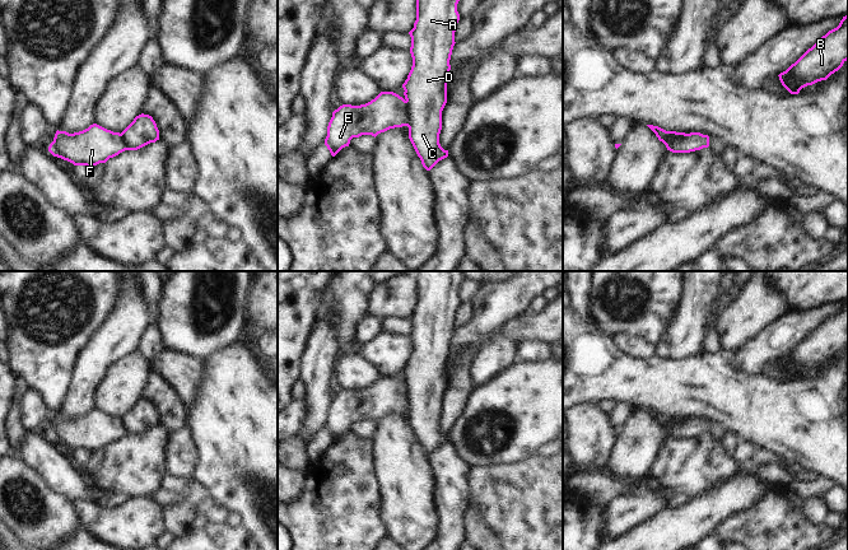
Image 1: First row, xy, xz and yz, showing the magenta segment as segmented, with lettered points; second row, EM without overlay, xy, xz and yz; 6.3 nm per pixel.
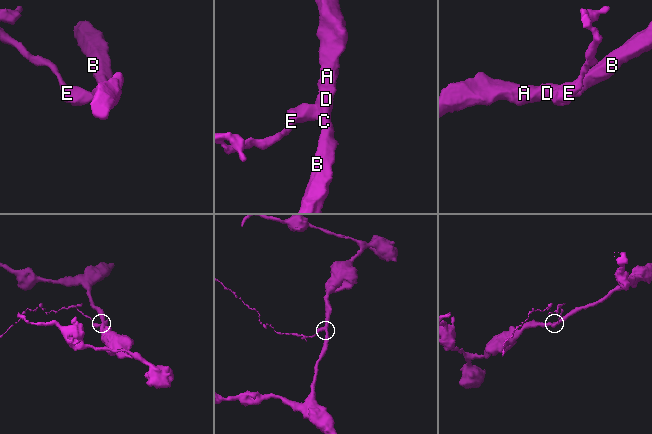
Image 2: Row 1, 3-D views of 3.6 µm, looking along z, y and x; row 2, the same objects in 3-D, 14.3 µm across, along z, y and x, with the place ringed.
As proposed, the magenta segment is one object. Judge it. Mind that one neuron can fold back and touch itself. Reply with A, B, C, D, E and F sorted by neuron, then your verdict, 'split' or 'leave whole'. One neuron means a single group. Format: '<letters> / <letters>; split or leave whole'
A B C D / E F; split

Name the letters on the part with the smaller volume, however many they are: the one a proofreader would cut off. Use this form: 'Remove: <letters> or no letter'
Remove: E, F

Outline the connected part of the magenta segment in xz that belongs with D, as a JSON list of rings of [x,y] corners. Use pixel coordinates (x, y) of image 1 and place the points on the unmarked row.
[[[411,271],[416,279],[416,306],[409,317],[413,351],[402,369],[409,401],[409,424],[430,456],[448,442],[439,429],[442,396],[447,388],[447,363],[460,306],[457,289],[462,271]]]

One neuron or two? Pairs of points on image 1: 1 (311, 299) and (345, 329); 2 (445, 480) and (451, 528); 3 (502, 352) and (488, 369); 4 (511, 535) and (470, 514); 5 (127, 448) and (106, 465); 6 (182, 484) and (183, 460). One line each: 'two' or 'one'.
1: two
2: one
3: one
4: two
5: one
6: two

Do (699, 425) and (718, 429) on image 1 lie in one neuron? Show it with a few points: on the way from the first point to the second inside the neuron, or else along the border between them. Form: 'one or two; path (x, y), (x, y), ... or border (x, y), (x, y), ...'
one; path (704, 427), (713, 428)

